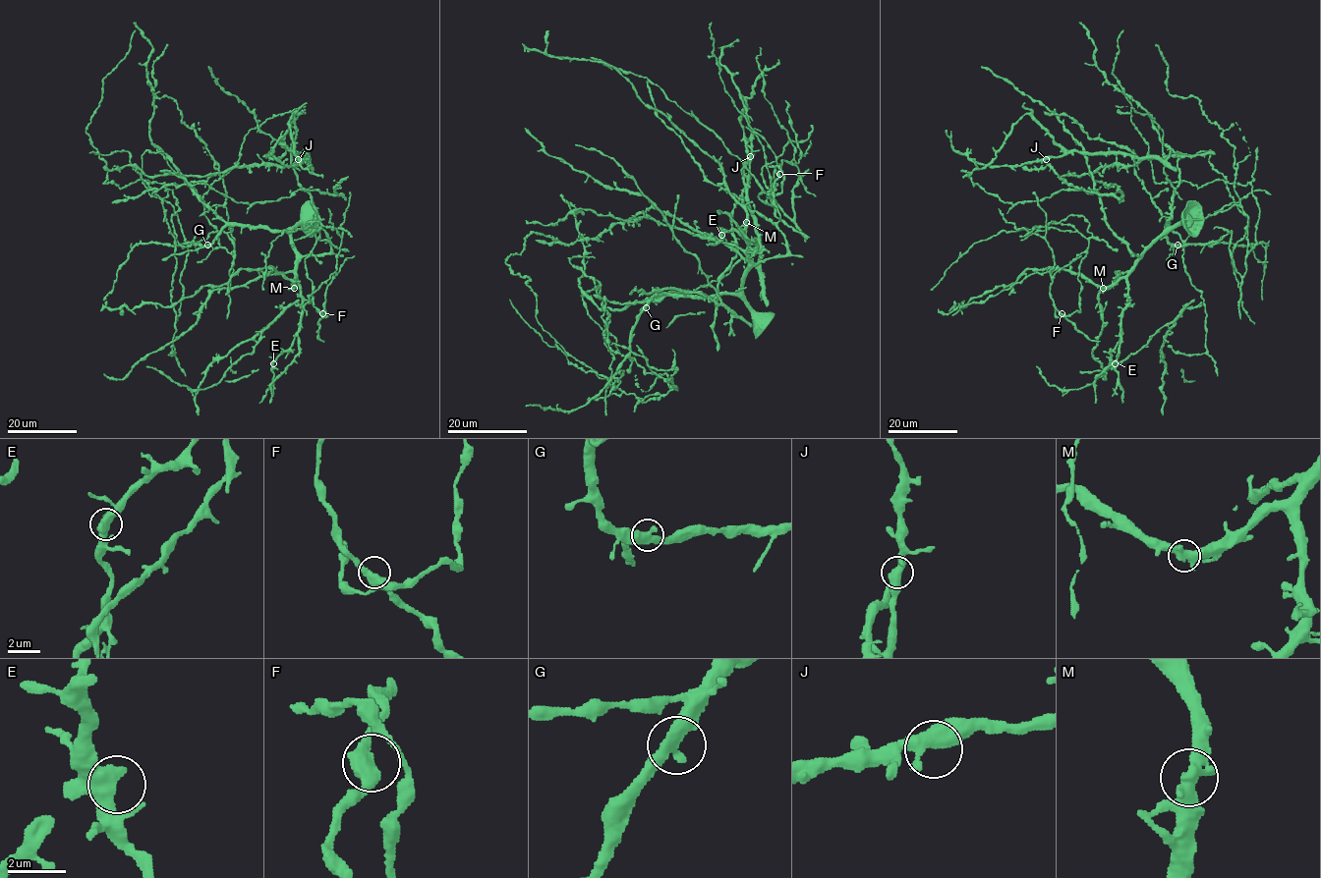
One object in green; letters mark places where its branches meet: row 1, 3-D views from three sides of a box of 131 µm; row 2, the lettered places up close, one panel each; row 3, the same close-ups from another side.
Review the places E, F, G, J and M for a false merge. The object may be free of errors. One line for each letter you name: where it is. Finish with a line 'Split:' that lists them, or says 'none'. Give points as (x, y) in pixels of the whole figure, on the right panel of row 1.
Split: none

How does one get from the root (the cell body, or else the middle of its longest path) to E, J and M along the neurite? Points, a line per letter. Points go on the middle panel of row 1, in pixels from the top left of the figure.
E: (648, 302), (658, 295), (736, 293), (748, 251), (755, 246), (734, 231), (721, 235)
J: (648, 302), (658, 295), (736, 293), (755, 263), (788, 253), (788, 243), (776, 226), (742, 201), (750, 156)
M: (648, 302), (658, 295), (717, 297), (736, 293), (748, 263), (745, 222)

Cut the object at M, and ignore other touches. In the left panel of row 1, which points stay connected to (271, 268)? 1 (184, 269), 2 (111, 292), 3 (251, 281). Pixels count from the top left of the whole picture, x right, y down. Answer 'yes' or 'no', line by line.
1: no
2: no
3: no

